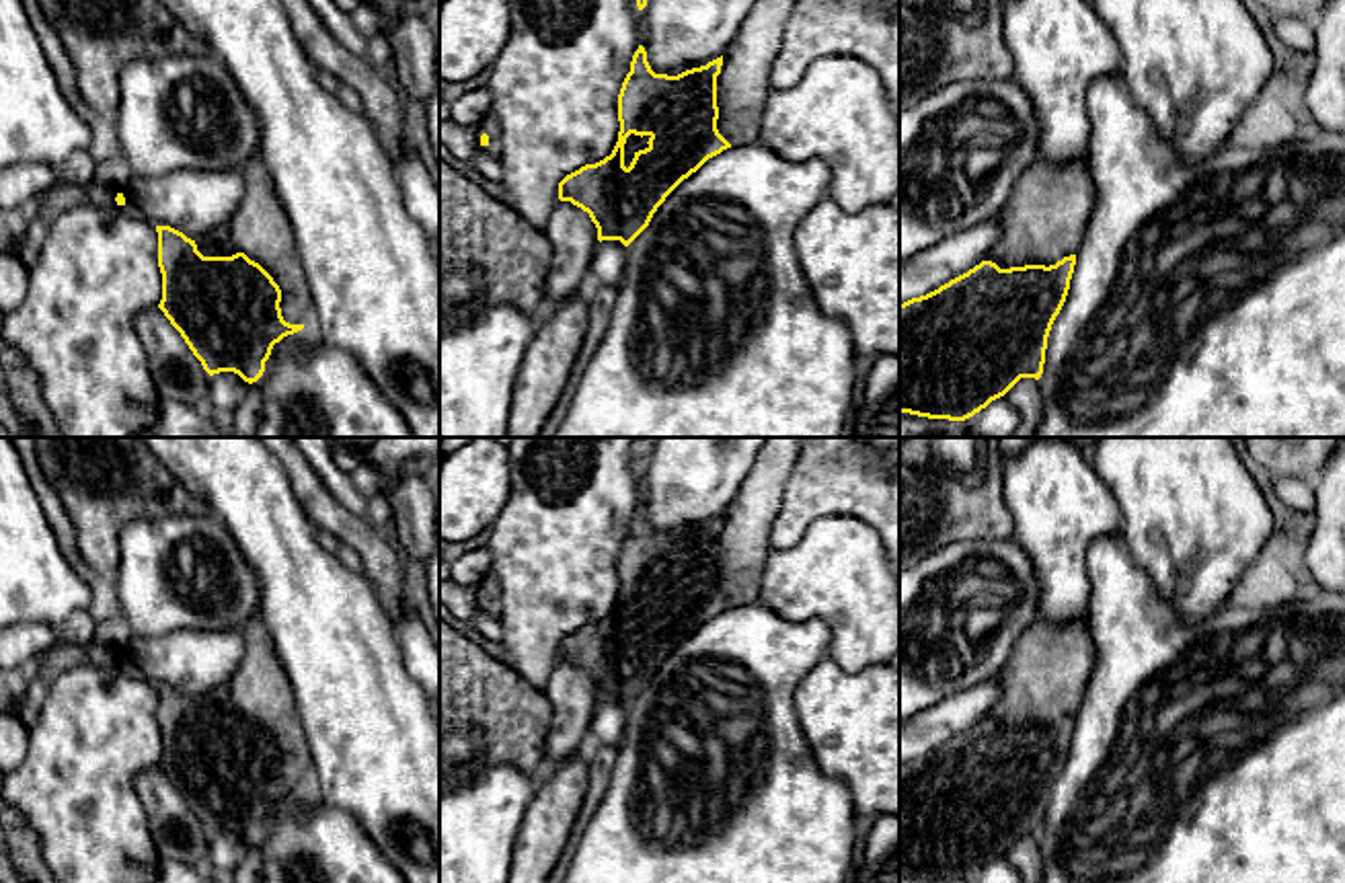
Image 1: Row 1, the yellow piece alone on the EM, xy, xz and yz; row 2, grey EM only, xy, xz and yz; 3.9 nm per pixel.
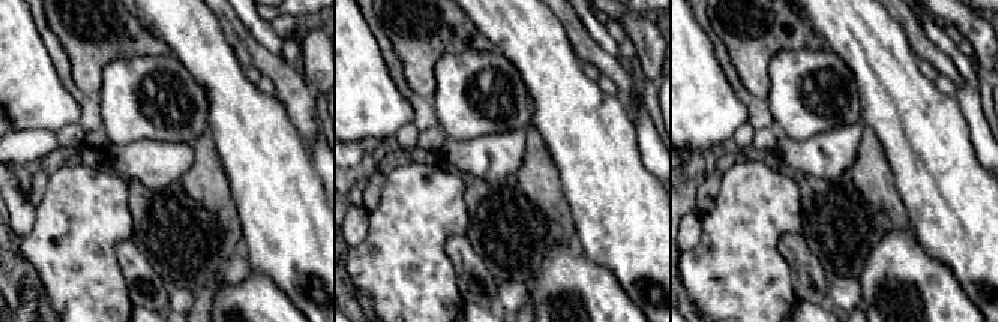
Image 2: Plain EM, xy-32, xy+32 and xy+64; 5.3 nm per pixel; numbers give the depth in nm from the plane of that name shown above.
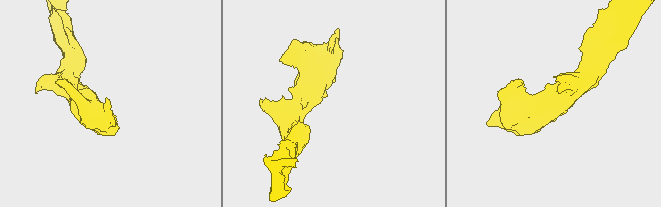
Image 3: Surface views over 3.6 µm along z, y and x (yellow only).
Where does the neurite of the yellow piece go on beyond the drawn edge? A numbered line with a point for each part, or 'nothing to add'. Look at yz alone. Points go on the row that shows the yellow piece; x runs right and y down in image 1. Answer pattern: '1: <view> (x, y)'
1: yz (1046, 216)

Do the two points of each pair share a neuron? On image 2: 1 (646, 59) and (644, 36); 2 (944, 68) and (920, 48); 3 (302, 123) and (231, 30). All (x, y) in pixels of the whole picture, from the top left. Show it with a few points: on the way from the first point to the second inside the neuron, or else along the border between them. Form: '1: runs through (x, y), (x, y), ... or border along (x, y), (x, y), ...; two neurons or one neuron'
1: runs through (646, 53), (646, 42); one neuron
2: runs through (938, 62), (926, 50); one neuron
3: runs through (299, 99), (255, 54); one neuron

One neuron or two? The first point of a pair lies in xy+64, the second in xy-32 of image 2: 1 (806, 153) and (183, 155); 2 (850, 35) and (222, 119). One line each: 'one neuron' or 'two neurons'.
1: one neuron
2: one neuron

